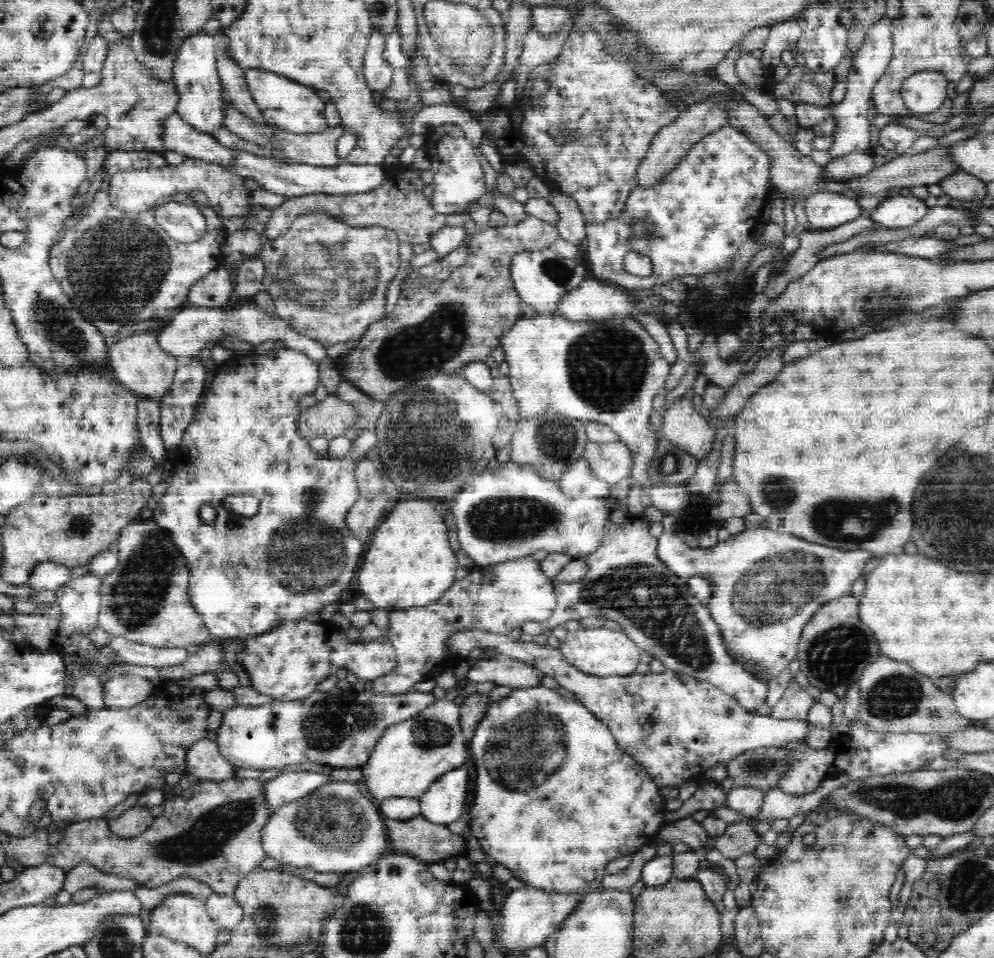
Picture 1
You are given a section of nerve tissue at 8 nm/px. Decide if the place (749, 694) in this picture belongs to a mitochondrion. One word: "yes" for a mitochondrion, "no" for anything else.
no

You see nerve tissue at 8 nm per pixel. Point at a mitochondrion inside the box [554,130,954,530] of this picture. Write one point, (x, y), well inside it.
(607, 367)

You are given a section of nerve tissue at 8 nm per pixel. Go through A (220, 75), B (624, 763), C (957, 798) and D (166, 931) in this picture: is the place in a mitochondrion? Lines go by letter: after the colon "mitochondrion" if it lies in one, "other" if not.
A: other
B: other
C: mitochondrion
D: other

